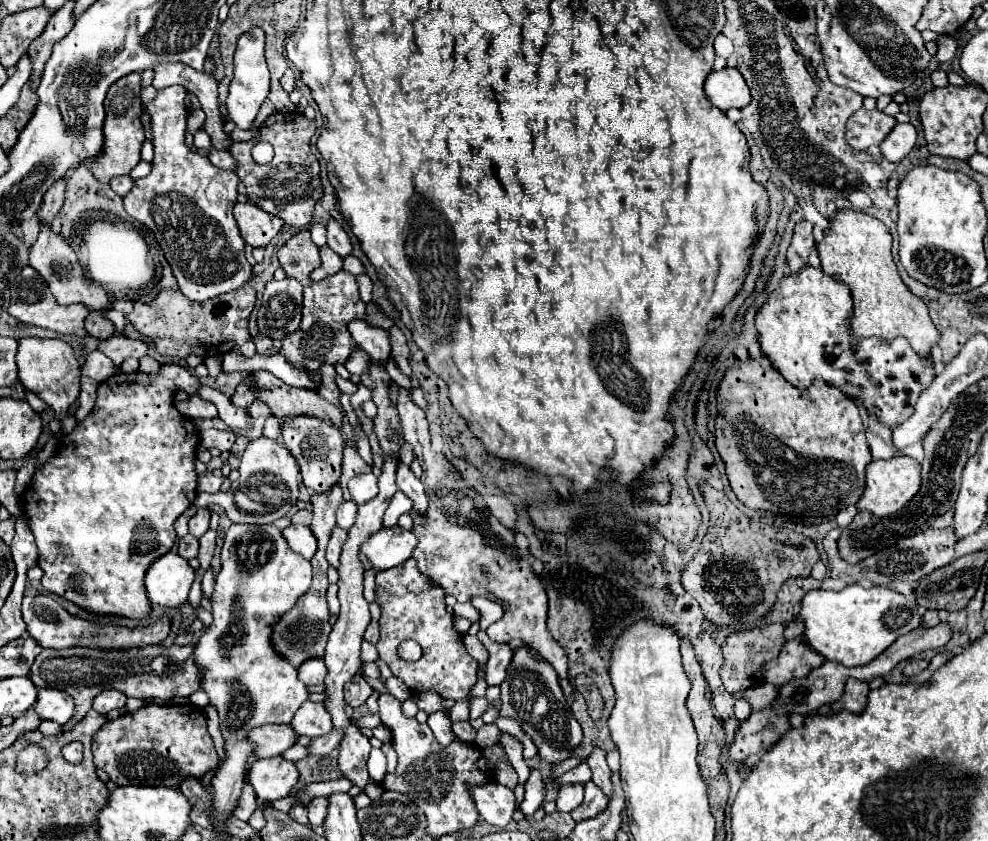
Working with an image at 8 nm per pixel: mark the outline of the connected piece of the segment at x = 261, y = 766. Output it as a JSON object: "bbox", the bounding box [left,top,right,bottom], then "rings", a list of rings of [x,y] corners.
{"bbox":[249,756,299,802],"rings":[[[275,756],[265,760],[255,760],[253,766],[249,768],[249,780],[259,800],[273,802],[293,792],[293,786],[299,780],[299,772],[293,762]]]}

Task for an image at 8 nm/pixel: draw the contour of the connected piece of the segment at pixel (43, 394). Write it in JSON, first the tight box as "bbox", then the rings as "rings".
{"bbox":[17,338,81,418],"rings":[[[21,338],[17,348],[17,368],[21,384],[47,402],[55,410],[57,418],[67,418],[67,408],[79,398],[81,390],[81,366],[75,358],[73,348],[63,340],[45,338]]]}

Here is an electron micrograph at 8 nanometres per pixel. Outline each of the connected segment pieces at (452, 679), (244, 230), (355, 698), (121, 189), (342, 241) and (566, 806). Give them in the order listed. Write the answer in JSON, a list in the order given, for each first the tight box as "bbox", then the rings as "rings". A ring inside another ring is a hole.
[{"bbox":[375,558,477,700],"rings":[[[413,558],[387,572],[379,572],[375,582],[375,600],[381,606],[379,658],[389,664],[393,676],[401,678],[411,692],[433,690],[443,698],[465,700],[477,682],[477,660],[467,654],[463,634],[453,628],[453,614],[445,610],[443,588],[431,586]],[[403,640],[415,640],[423,648],[421,658],[413,664],[395,664],[395,652]]]},{"bbox":[233,202,283,248],"rings":[[[237,202],[233,206],[233,216],[237,220],[241,238],[253,248],[267,246],[283,226],[283,220],[271,216],[269,212],[263,212],[251,202]]]},{"bbox":[345,676,373,708],"rings":[[[353,676],[347,684],[345,684],[345,702],[353,708],[365,704],[365,700],[373,694],[373,688],[367,684],[365,678],[361,676]]]},{"bbox":[111,176,133,196],"rings":[[[117,176],[117,178],[111,180],[111,188],[113,188],[113,192],[117,192],[119,196],[125,196],[125,194],[131,190],[131,186],[133,186],[131,176]]]},{"bbox":[327,218,351,258],"rings":[[[329,218],[327,222],[327,246],[337,252],[341,258],[351,254],[351,242],[349,242],[349,236],[345,234],[345,230],[333,220]]]},{"bbox":[557,784,583,812],"rings":[[[567,784],[559,788],[557,794],[557,810],[561,812],[571,812],[573,808],[577,808],[583,802],[583,784]]]}]

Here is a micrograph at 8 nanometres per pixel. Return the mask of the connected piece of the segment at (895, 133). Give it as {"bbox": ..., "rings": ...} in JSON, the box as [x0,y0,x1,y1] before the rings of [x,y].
{"bbox":[881,124,917,162],"rings":[[[897,124],[891,134],[881,142],[881,152],[889,162],[899,162],[905,158],[917,142],[917,130],[913,124]]]}

